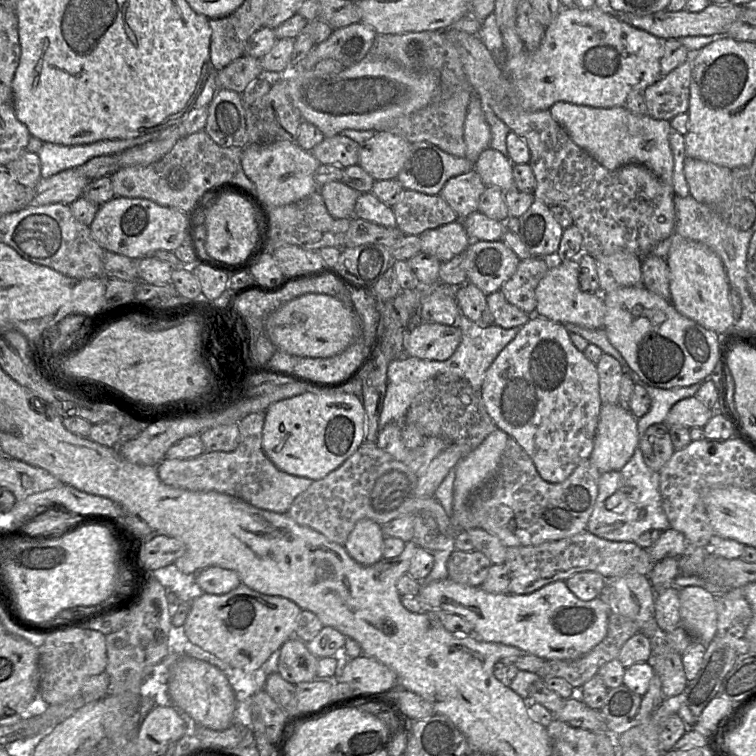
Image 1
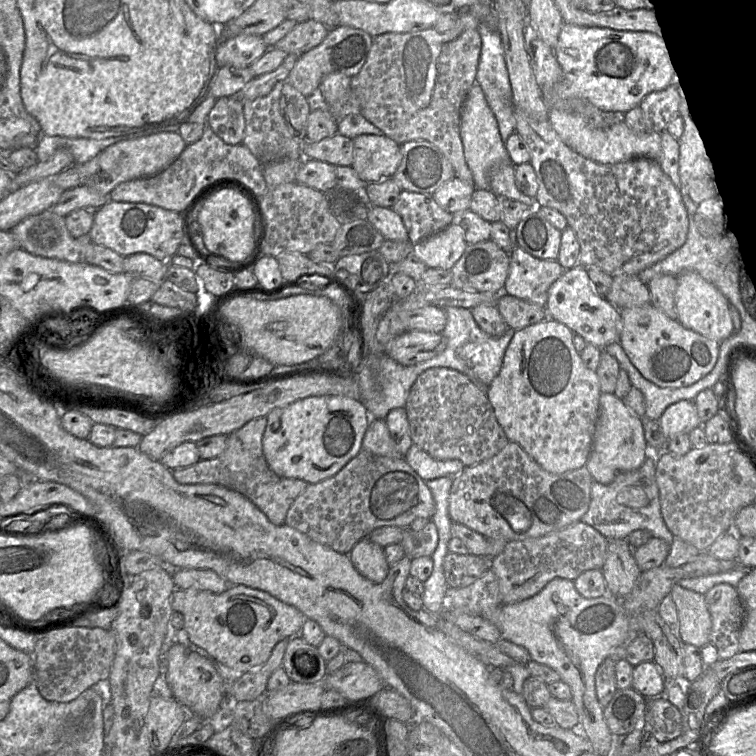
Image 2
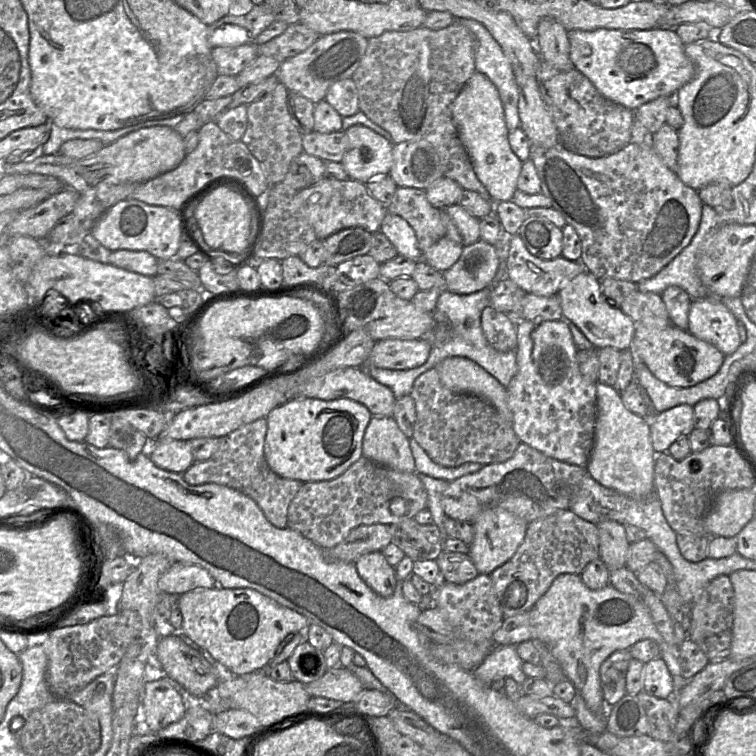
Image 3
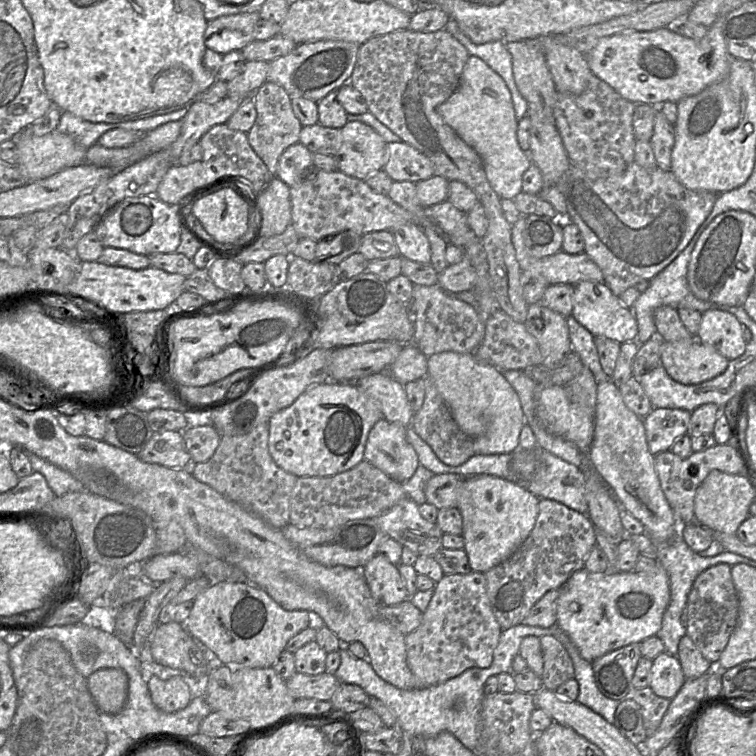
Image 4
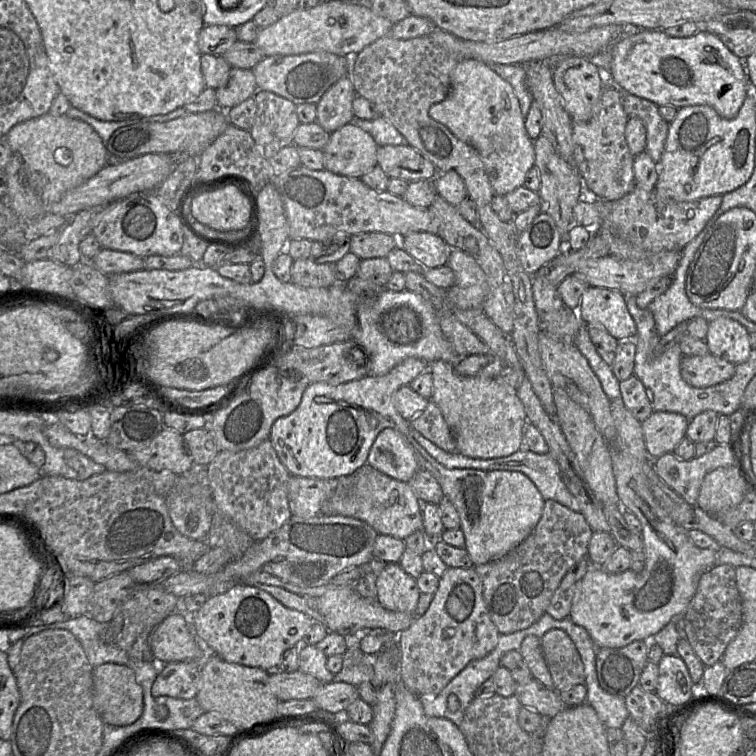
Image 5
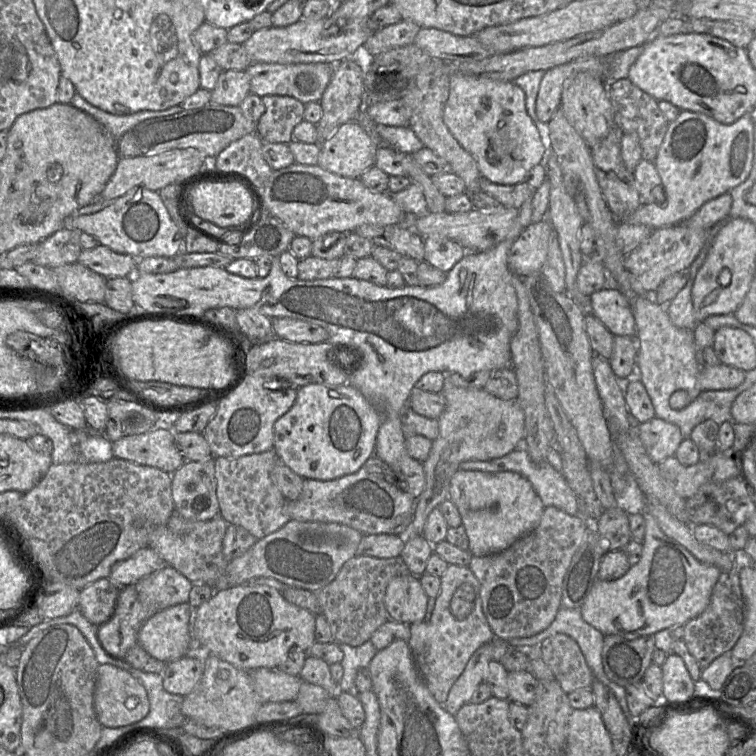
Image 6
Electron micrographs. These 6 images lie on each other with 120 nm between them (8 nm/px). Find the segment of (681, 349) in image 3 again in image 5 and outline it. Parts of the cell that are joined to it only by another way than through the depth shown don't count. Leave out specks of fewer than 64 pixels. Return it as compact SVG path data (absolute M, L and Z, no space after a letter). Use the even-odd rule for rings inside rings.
M711 353L703 356L683 356L680 373L690 386L707 388L732 378L735 366Z

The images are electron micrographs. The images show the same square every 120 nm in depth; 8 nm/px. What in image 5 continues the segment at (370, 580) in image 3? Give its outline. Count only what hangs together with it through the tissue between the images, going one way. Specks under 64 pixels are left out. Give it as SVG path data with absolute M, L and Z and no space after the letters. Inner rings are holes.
M399 563L386 564L377 579L377 601L388 610L415 615L420 594L417 580L408 575Z

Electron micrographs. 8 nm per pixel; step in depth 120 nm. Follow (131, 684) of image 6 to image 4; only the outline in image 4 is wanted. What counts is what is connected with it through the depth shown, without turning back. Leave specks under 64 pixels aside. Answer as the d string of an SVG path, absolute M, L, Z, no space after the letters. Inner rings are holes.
M105 668L88 678L88 690L100 712L117 714L128 698L128 676L119 668Z

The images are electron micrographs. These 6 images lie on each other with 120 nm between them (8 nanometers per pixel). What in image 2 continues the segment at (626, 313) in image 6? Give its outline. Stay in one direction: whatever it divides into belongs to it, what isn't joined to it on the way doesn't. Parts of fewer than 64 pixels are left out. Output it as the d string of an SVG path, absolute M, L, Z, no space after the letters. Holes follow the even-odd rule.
M580 263L566 269L551 285L544 307L549 318L564 324L573 333L581 335L587 344L603 350L607 345L620 339L623 328L620 310L594 290L588 269Z

